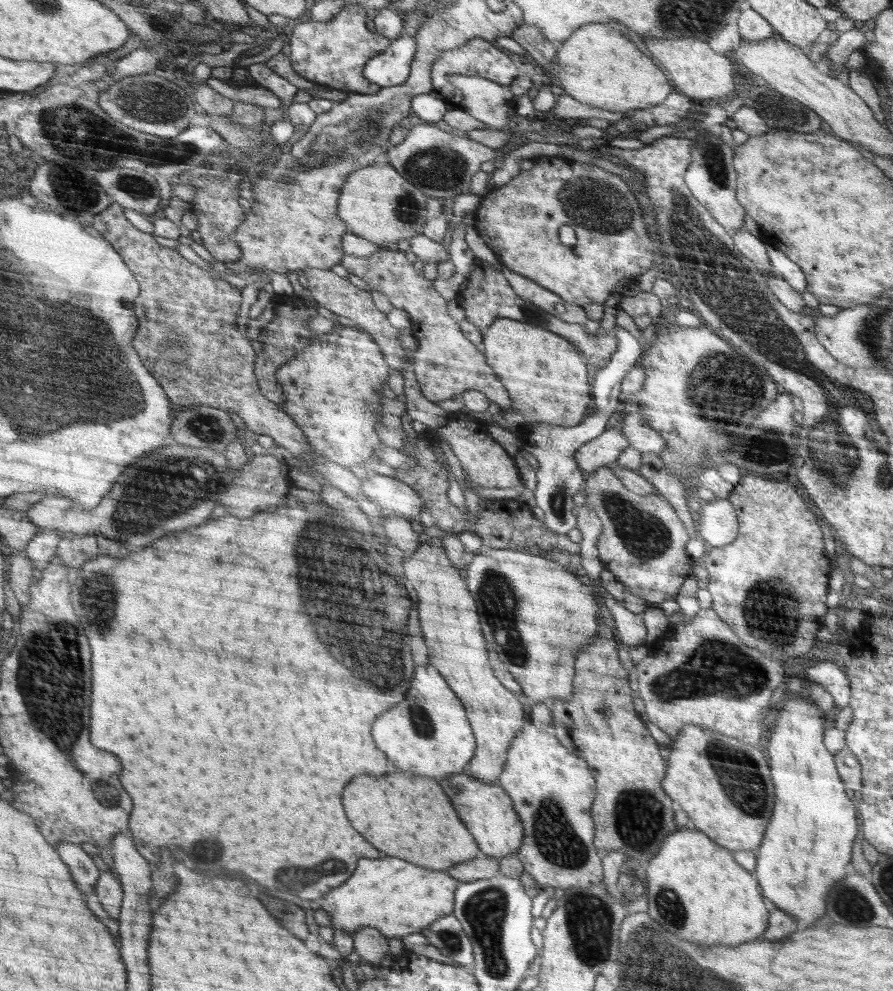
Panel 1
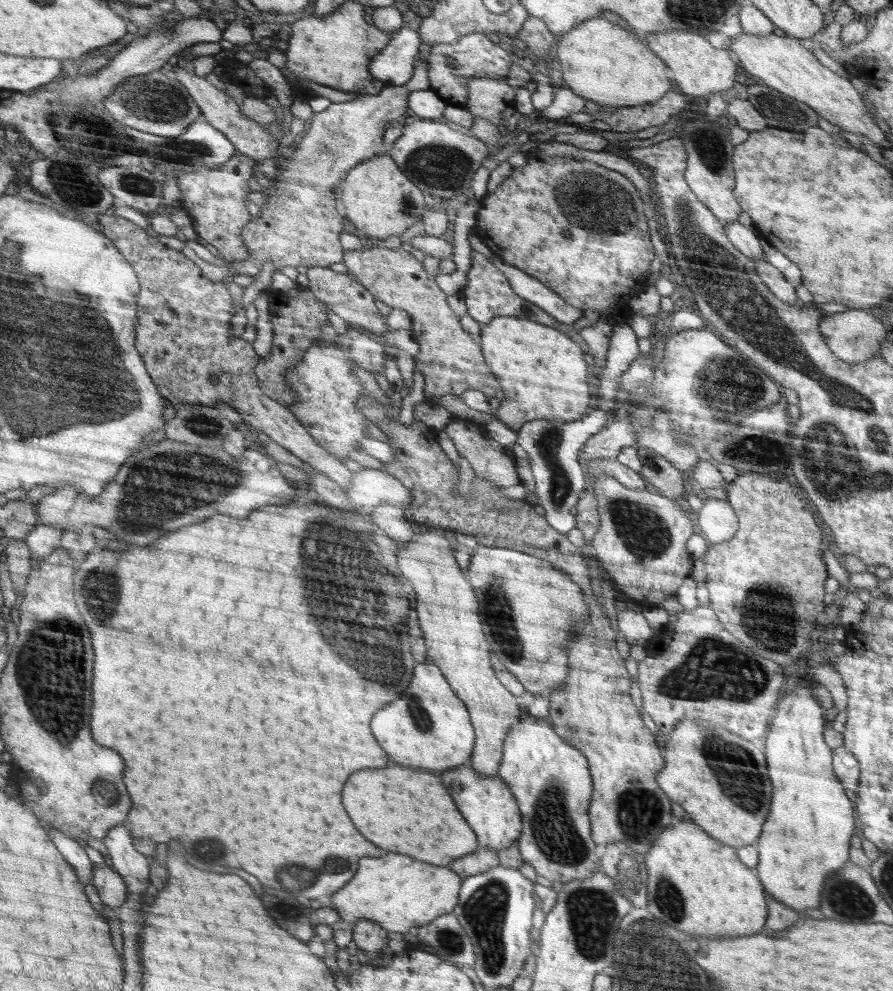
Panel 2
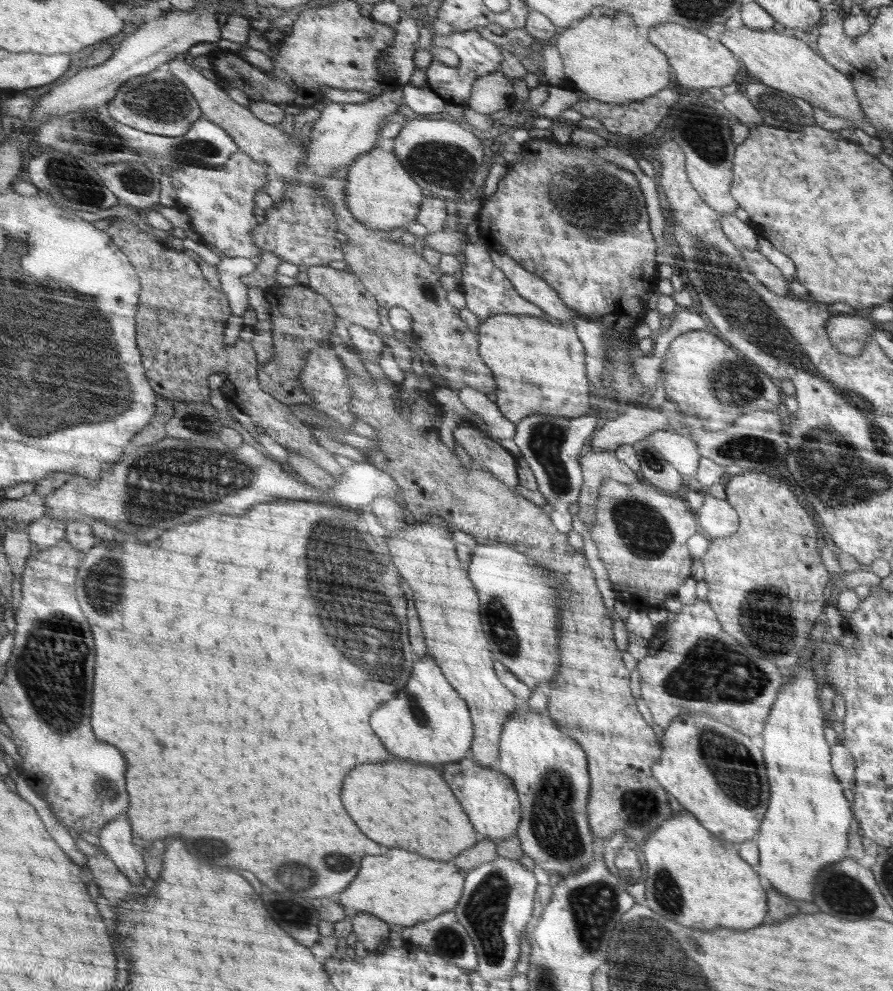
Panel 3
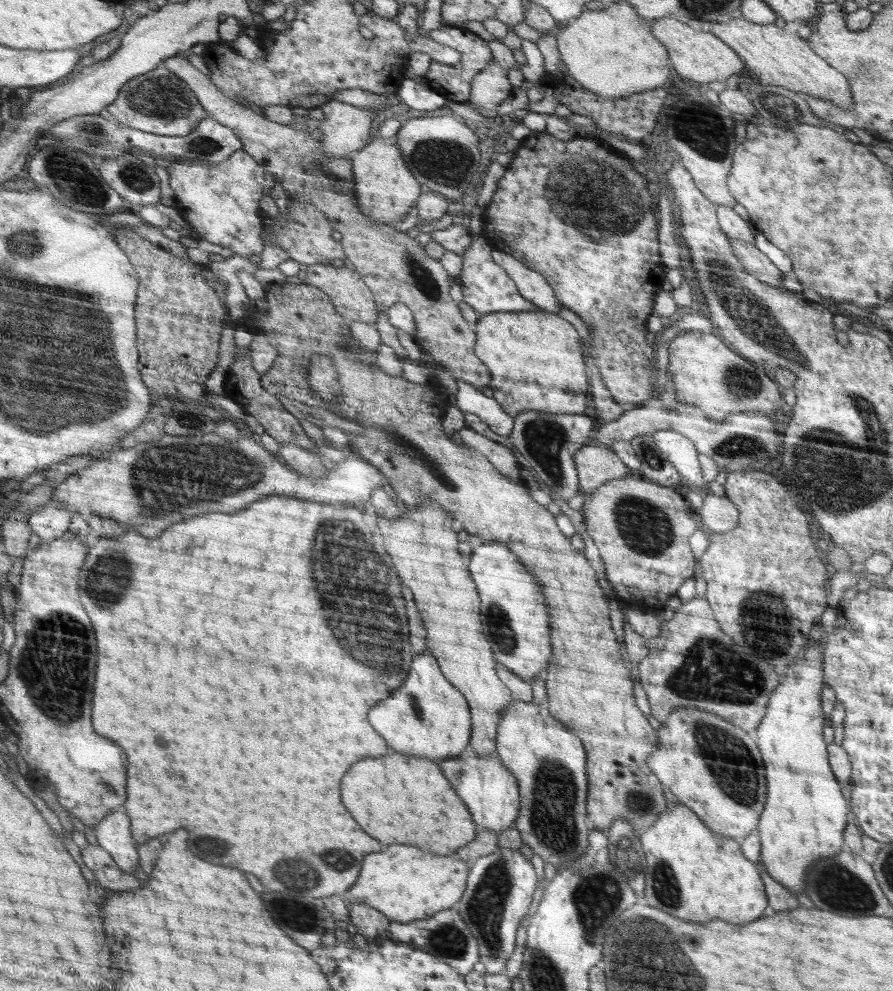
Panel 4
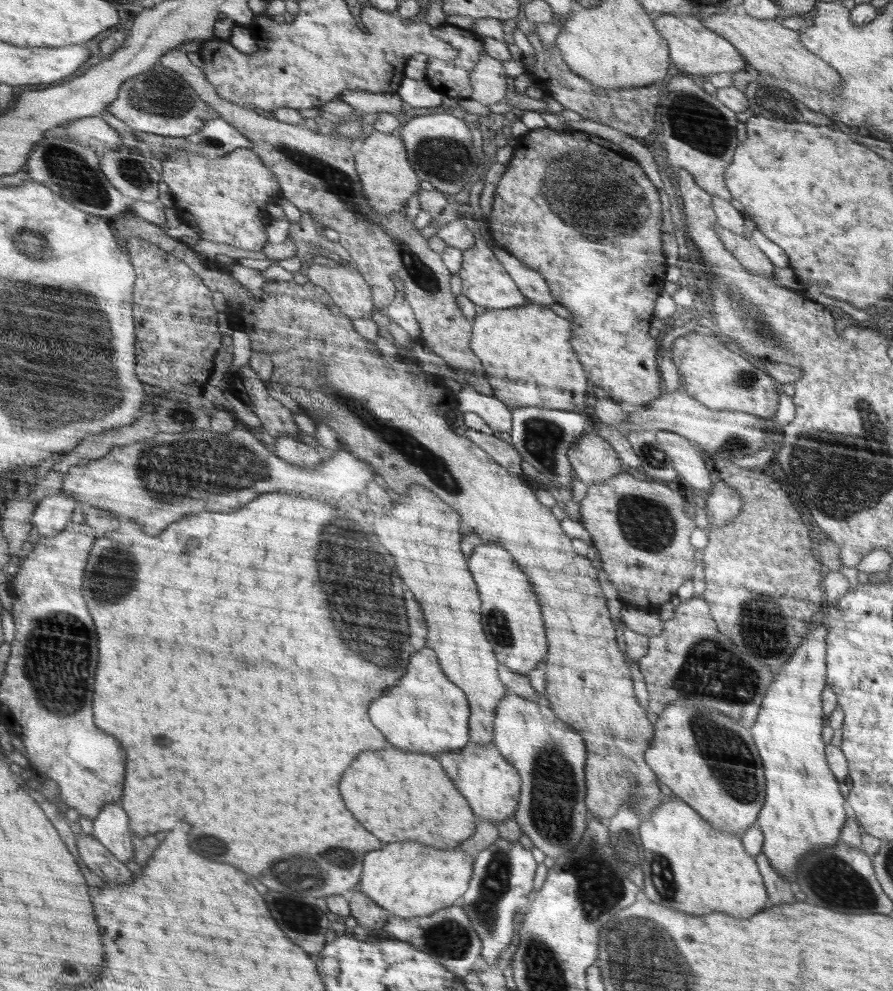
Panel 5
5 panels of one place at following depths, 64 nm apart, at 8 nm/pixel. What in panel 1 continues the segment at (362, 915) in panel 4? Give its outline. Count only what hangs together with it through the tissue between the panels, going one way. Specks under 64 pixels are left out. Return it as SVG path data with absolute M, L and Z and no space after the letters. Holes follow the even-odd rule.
M372 927L360 928L352 937L356 953L379 968L380 961L388 954L389 940L377 928Z

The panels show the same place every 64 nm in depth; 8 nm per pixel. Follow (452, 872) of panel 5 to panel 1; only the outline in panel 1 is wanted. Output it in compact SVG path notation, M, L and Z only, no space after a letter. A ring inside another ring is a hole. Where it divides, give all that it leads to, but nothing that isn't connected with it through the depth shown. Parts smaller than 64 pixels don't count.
M386 856L382 860L360 860L358 870L350 876L348 882L340 884L332 892L323 894L318 901L320 909L325 910L331 918L333 930L344 930L353 936L360 926L377 928L388 938L408 936L415 932L420 933L430 927L435 920L442 919L454 911L455 895L460 882L446 872L432 872L426 868L418 868L410 862L404 862L394 856Z

